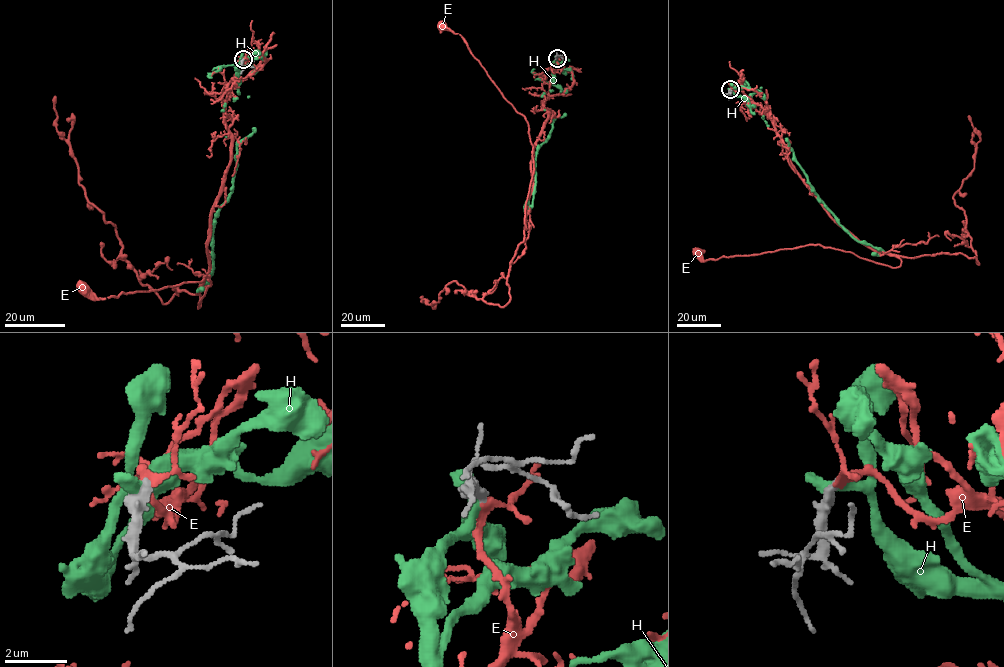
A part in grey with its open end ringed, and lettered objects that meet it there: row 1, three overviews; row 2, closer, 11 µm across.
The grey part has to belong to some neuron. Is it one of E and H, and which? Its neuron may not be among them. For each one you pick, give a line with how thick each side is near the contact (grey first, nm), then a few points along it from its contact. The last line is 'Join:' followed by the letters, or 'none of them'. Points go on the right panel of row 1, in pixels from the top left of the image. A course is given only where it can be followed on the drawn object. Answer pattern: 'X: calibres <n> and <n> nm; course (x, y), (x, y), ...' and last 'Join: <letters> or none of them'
E: calibres 420 and 180 nm; course (730, 89), (769, 111), (790, 164), (830, 215), (901, 264), (819, 244), (704, 261), (698, 251)
Join: E

